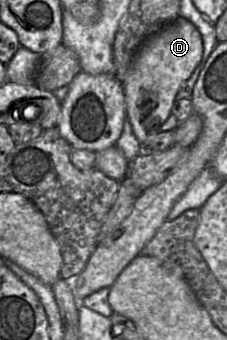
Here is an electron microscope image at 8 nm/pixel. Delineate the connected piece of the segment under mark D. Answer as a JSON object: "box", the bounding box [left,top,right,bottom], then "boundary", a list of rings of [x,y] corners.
{"box":[123,16,203,151],"boundary":[[[179,16],[148,37],[137,51],[123,81],[123,88],[126,115],[143,151],[171,115],[176,95],[201,62],[203,50],[203,40],[198,29]]]}

